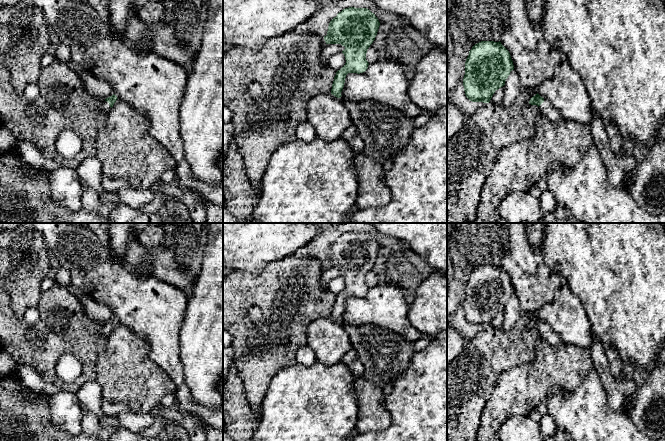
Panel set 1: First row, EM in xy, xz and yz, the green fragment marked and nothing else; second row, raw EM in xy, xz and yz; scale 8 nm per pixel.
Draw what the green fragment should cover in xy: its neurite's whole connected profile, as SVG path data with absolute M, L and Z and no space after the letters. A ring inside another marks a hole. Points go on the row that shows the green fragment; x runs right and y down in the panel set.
M114 94L106 98L100 107L101 112L103 112L104 114L107 114L111 110L111 108L113 107L117 99L118 99L117 96Z

